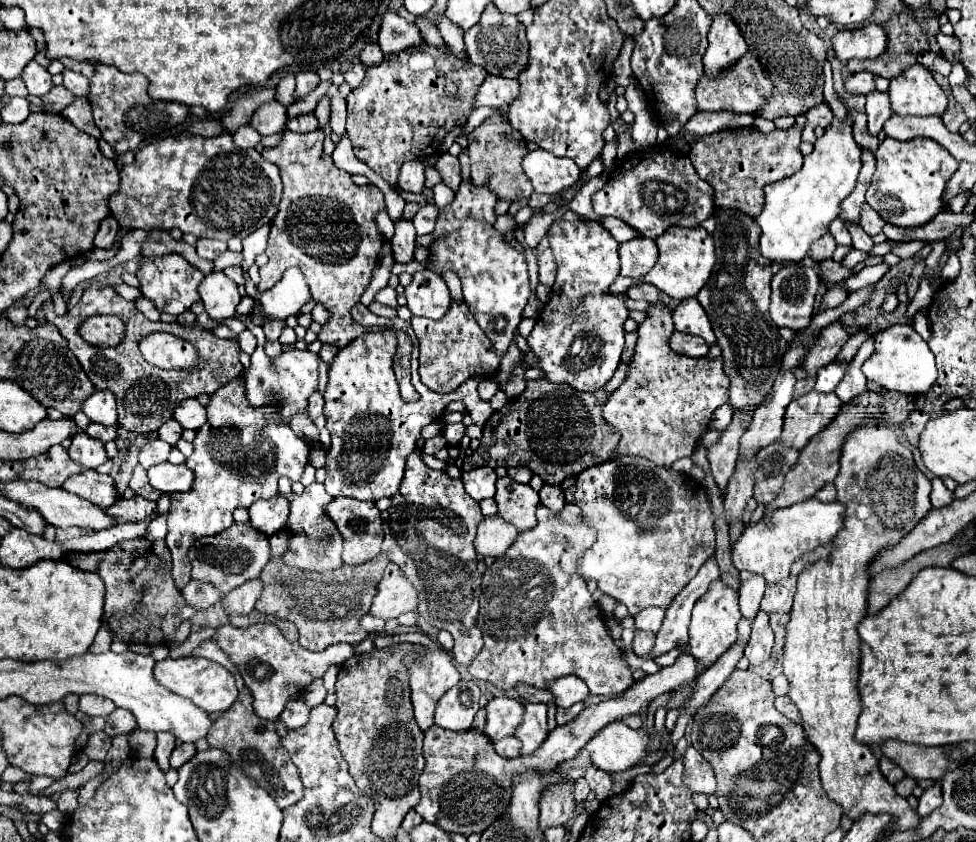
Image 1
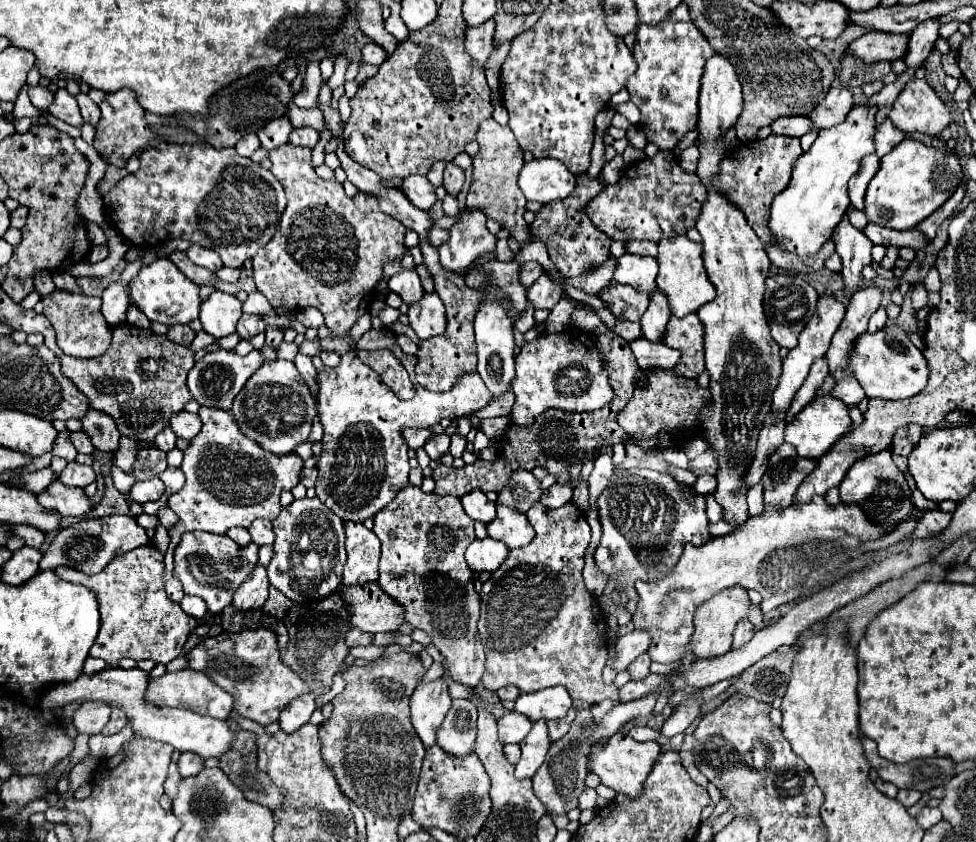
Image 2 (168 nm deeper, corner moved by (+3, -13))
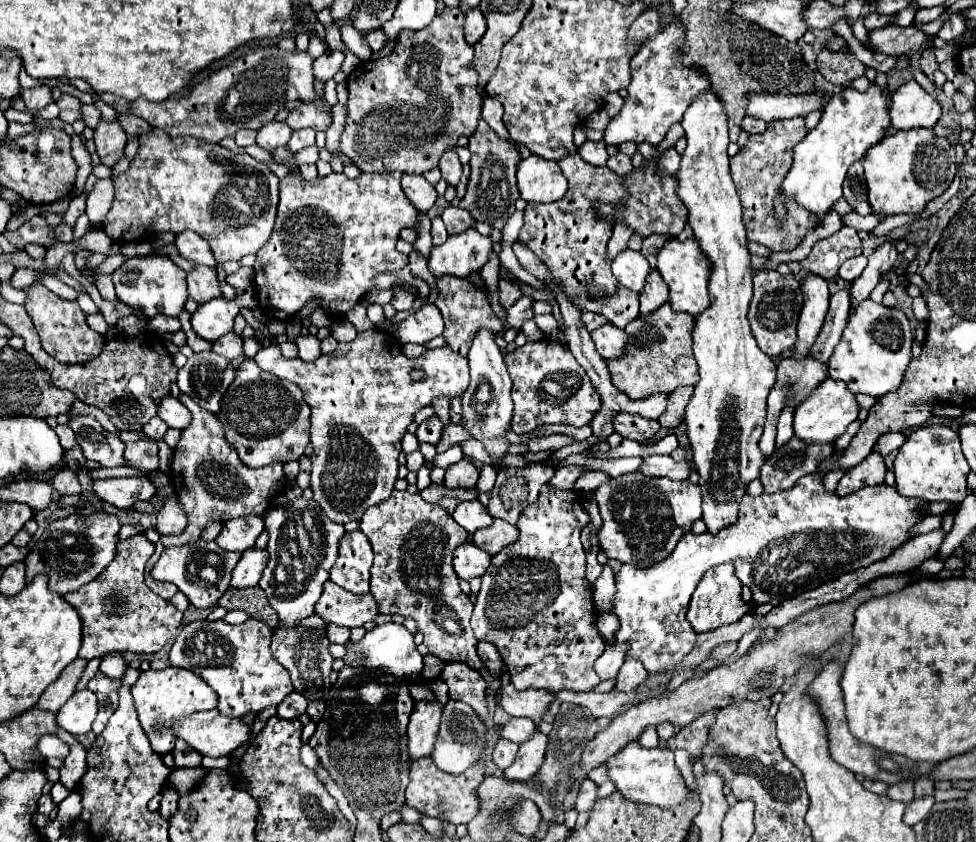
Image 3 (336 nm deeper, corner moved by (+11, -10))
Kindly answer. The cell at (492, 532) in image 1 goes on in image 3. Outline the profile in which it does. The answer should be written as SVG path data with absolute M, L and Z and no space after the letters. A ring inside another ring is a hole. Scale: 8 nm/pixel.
M467 541L459 545L453 553L453 567L461 579L481 577L491 565L491 555L487 555L481 547Z

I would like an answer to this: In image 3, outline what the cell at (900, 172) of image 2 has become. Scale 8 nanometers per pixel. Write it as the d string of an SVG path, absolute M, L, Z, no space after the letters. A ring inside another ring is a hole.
M909 129L885 135L871 151L867 151L865 161L865 181L867 197L873 213L877 215L919 215L925 205L939 197L955 177L955 149L953 145L937 137L931 129Z

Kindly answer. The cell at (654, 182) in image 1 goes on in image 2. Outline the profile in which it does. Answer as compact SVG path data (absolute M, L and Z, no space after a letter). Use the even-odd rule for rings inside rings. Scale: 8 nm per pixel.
M657 152L653 158L627 166L617 184L605 186L589 204L587 214L593 224L615 240L651 240L683 236L695 226L701 206L707 198L705 186L697 174L685 172L673 152Z

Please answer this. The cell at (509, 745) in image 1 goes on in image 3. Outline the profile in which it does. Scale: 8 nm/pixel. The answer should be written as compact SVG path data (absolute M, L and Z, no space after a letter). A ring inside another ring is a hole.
M501 737L497 741L497 745L493 747L493 763L499 769L507 769L513 763L515 755L517 755L517 745L513 741L509 741L509 739L503 739Z

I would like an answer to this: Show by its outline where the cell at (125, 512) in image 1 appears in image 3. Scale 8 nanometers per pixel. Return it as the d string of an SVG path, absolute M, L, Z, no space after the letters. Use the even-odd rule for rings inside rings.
M93 513L93 515L69 515L65 519L53 521L35 543L33 553L27 555L27 581L35 575L45 573L49 577L49 589L65 595L77 587L93 581L117 553L121 523L117 515L111 513Z

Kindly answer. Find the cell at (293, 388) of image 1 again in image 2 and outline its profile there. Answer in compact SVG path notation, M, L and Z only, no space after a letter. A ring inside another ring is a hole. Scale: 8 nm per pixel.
M287 360L265 362L235 396L231 412L247 438L253 438L257 444L261 444L263 450L277 456L295 452L293 448L307 440L313 418L317 416L309 386L297 372L295 364Z

